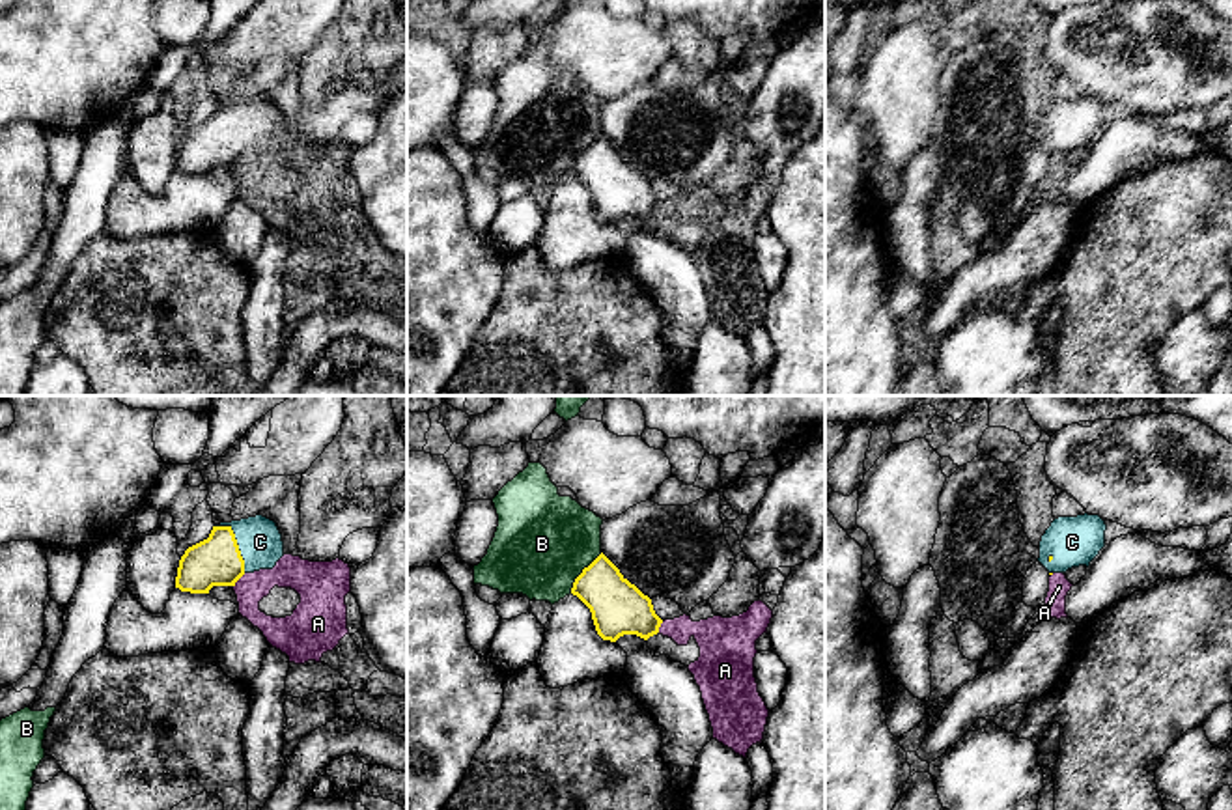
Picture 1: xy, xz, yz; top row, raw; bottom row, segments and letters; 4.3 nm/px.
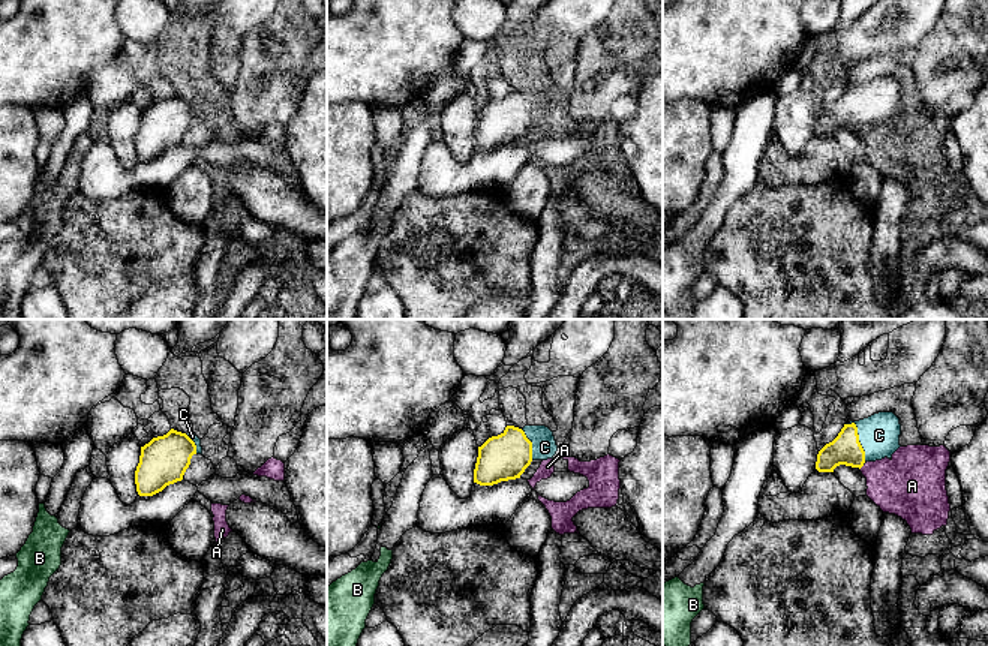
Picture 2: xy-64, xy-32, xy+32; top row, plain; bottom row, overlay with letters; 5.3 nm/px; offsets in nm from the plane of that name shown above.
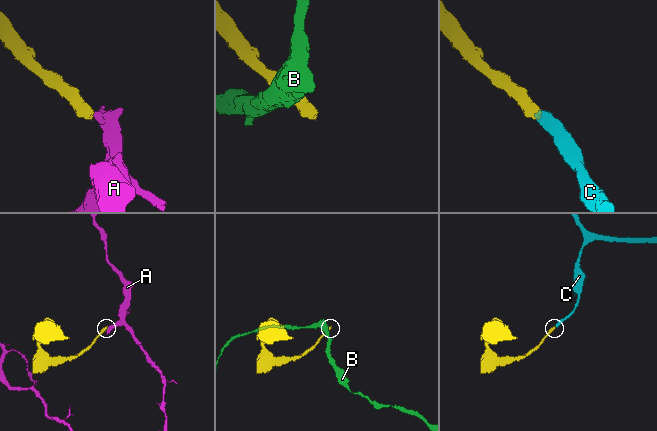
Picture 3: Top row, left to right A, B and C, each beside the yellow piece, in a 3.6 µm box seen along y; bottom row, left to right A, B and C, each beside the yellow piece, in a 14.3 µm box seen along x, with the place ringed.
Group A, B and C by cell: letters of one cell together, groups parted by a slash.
A / B / C

